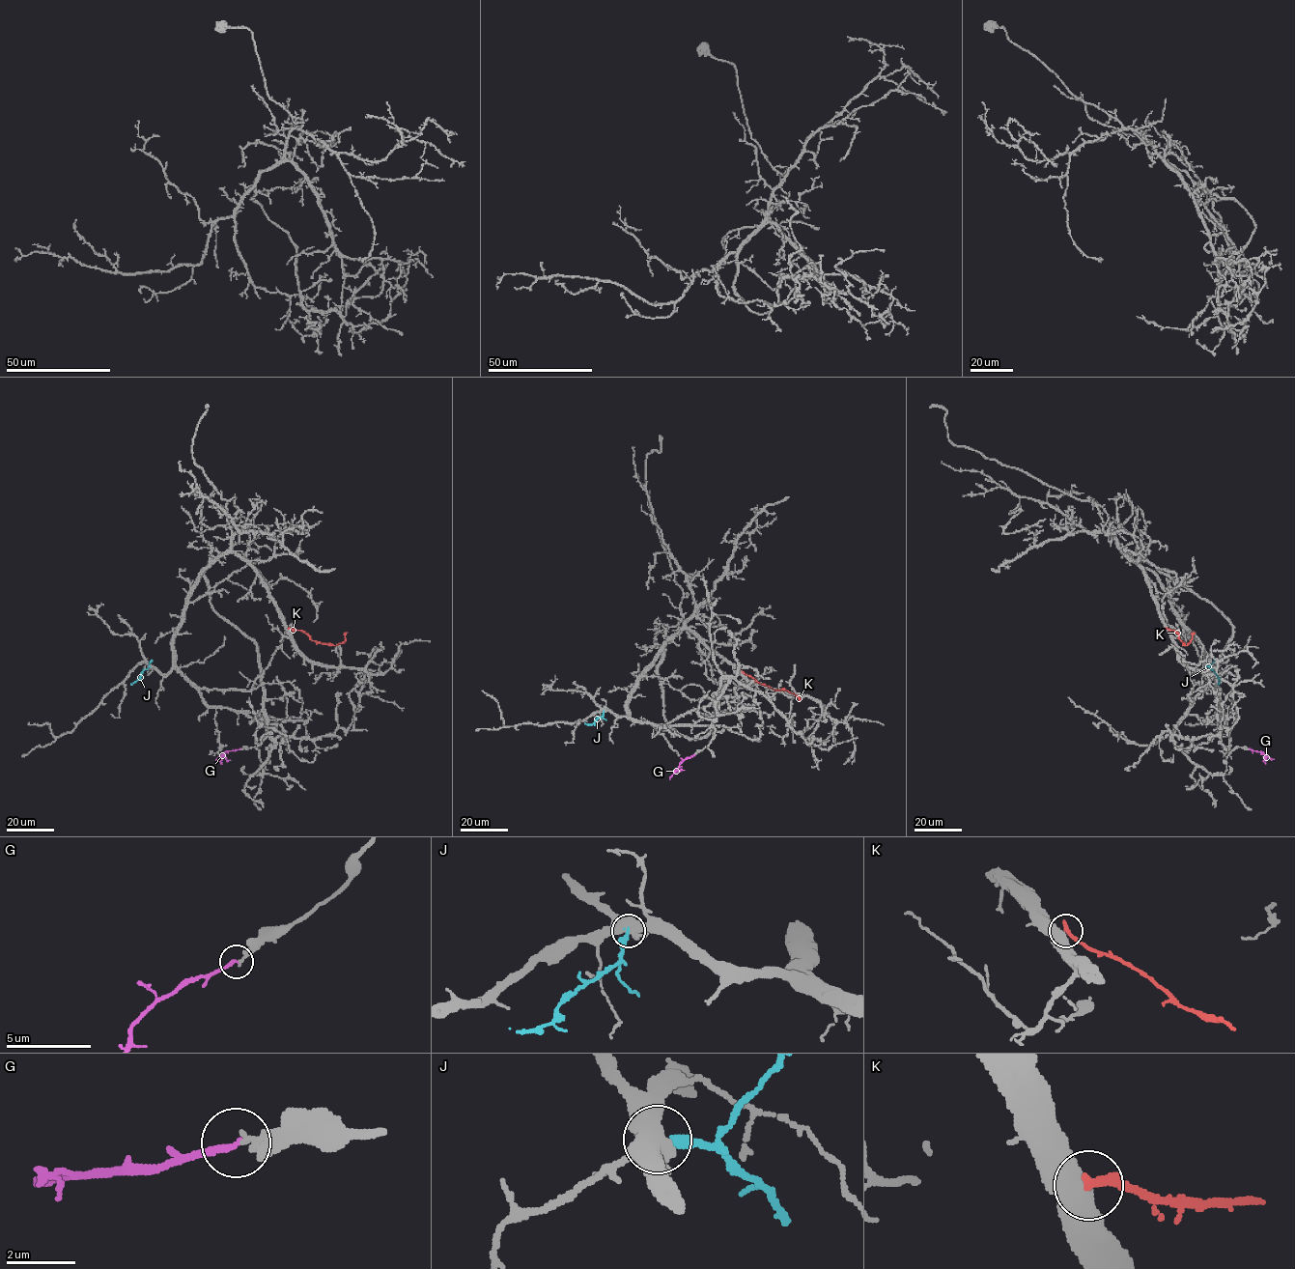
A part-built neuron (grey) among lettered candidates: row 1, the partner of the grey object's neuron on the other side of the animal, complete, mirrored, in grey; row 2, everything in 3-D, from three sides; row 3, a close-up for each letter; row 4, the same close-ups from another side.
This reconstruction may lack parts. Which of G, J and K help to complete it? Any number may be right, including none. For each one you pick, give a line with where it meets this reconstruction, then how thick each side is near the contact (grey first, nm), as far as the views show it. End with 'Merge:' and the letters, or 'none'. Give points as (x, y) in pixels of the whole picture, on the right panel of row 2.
Merge: none

